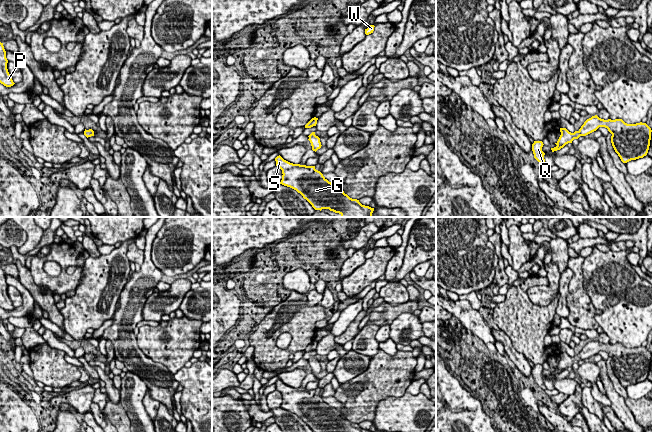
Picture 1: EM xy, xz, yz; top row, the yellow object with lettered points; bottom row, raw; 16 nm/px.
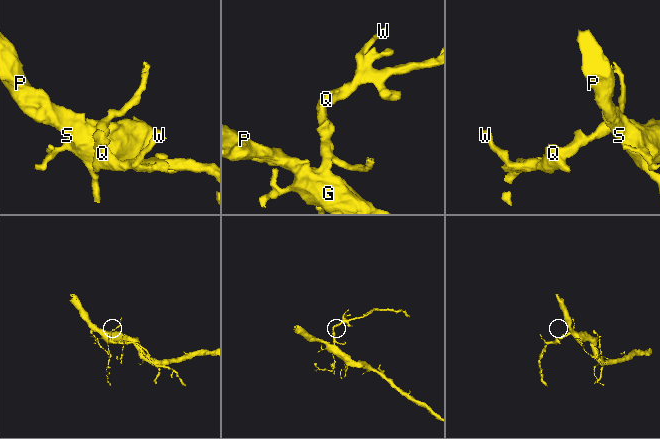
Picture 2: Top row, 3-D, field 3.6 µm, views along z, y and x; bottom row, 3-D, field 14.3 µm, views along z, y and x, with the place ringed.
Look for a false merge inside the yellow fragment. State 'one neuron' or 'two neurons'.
one neuron

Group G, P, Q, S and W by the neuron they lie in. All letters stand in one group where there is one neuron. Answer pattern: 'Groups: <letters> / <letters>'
Groups: G P Q S W

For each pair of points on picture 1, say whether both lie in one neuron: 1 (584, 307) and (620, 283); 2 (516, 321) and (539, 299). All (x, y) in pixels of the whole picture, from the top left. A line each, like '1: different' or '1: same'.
1: different
2: different

